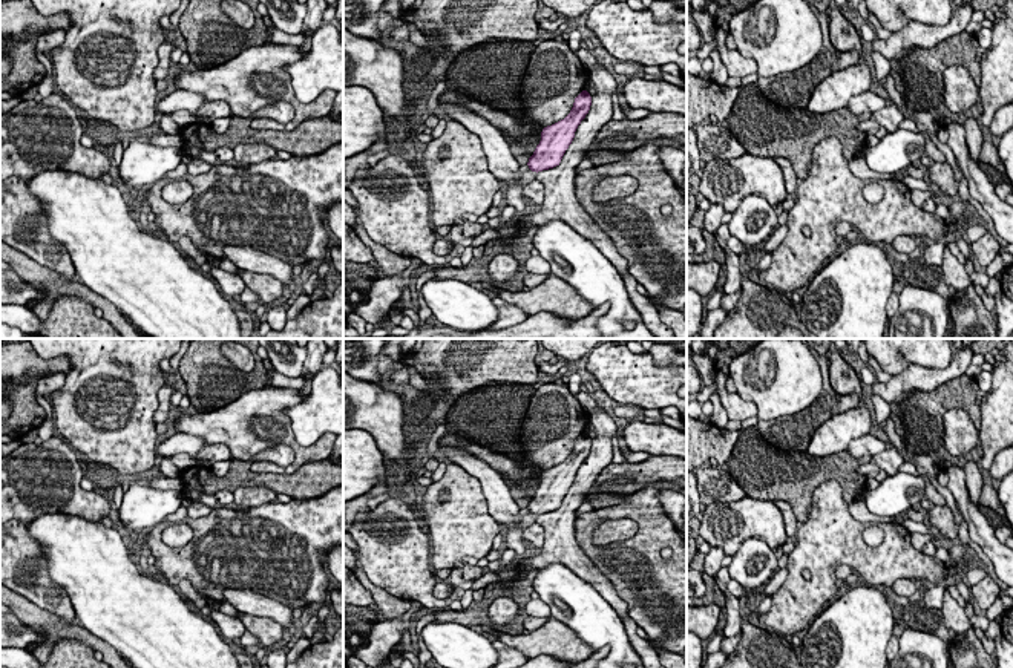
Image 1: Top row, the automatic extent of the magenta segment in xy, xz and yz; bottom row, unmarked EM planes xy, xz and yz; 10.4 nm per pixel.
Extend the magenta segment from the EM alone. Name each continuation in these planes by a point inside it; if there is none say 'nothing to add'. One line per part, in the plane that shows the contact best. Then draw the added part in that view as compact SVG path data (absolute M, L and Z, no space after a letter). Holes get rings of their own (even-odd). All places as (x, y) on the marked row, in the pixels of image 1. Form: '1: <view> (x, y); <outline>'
1: xz (514, 196); M524 172L520 184L509 185L504 195L506 204L512 205L518 214L529 210L529 201L523 195L523 187L536 179L536 172Z

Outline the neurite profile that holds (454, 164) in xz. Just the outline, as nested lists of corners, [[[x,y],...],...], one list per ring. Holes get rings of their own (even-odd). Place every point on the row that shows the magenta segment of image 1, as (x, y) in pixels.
[[[447,121],[441,136],[425,144],[418,155],[428,181],[432,227],[463,227],[464,237],[483,233],[481,224],[464,222],[464,213],[486,214],[501,181],[489,172],[480,138],[458,121]]]

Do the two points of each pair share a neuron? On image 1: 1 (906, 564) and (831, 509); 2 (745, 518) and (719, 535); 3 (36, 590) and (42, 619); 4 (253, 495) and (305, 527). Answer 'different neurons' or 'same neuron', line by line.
1: same neuron
2: same neuron
3: different neurons
4: different neurons

